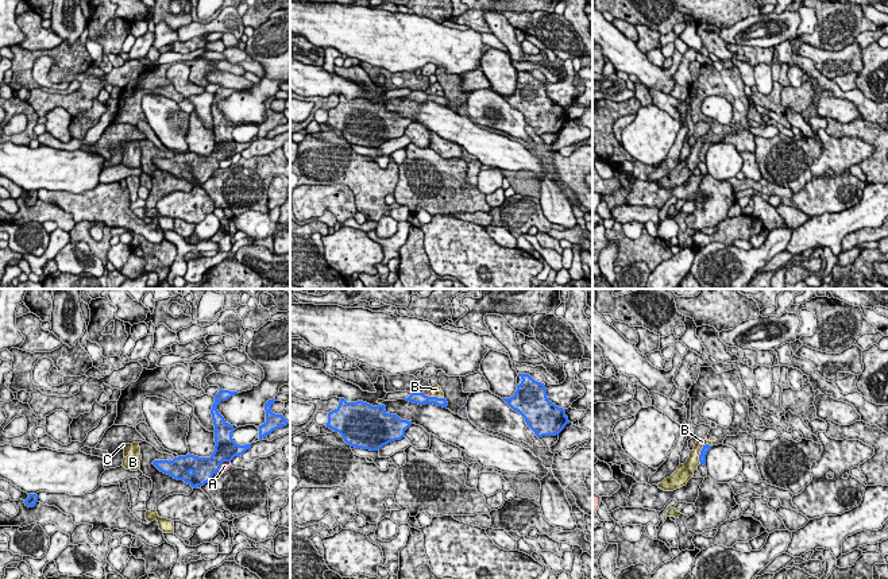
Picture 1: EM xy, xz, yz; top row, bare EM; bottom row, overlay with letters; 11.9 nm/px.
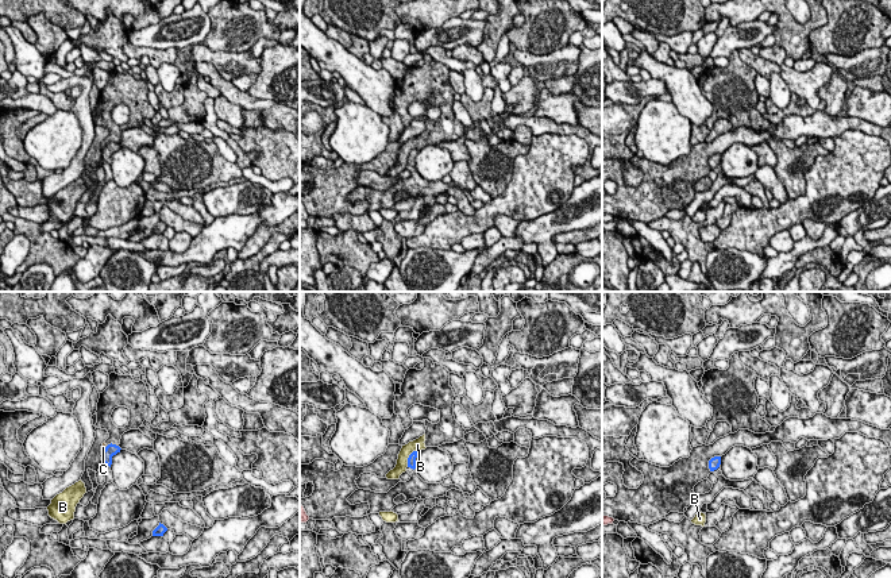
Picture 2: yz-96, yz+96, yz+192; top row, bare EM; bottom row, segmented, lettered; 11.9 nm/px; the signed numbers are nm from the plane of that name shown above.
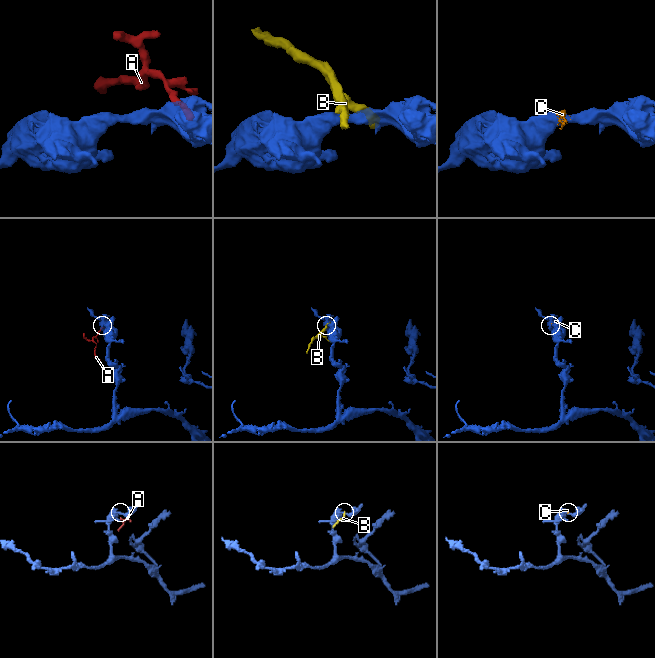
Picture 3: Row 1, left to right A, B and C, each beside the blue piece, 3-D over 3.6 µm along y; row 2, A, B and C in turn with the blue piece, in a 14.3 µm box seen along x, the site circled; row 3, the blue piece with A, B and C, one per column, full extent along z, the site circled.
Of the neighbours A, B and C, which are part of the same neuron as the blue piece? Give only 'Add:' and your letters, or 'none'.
Add: none

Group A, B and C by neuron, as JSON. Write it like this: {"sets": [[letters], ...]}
{"sets": [["A"], ["B", "C"]]}

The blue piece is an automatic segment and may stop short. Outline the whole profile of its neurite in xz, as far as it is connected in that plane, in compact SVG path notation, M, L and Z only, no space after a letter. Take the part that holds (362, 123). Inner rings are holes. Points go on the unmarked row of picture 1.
M340 96L339 104L328 111L325 124L339 130L351 144L378 148L383 143L405 135L405 128L412 123L412 119L401 117L397 112L390 112L385 107L385 103L372 104L363 99L347 100Z

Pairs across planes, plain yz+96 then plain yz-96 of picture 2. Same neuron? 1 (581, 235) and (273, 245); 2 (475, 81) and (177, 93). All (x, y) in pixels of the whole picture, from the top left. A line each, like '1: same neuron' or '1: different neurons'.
1: different neurons
2: different neurons

